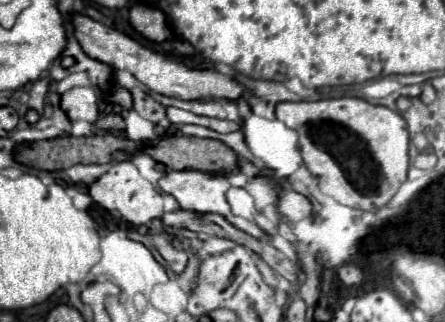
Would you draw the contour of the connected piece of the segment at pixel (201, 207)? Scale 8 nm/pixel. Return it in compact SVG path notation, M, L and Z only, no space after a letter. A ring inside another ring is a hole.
M170 170L170 172L166 172L166 174L158 180L158 186L160 186L162 192L174 196L182 210L192 210L192 212L200 212L200 214L204 214L204 212L216 212L216 214L226 216L236 228L242 228L244 232L248 232L248 234L252 234L252 236L258 236L258 238L262 236L262 232L260 232L252 222L244 222L244 220L234 218L234 216L230 214L230 206L228 206L226 196L224 196L226 190L230 188L230 182L228 182L228 178L222 176L222 174L208 174L208 172L198 172L198 170L182 170L182 172Z

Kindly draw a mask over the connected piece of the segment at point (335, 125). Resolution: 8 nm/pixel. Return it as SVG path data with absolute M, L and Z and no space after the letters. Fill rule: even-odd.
M342 97L318 102L280 102L280 106L276 106L276 118L298 132L302 160L310 174L318 180L320 190L344 206L352 206L358 210L382 208L406 180L410 136L400 112L394 112L386 106L370 104L362 98Z

